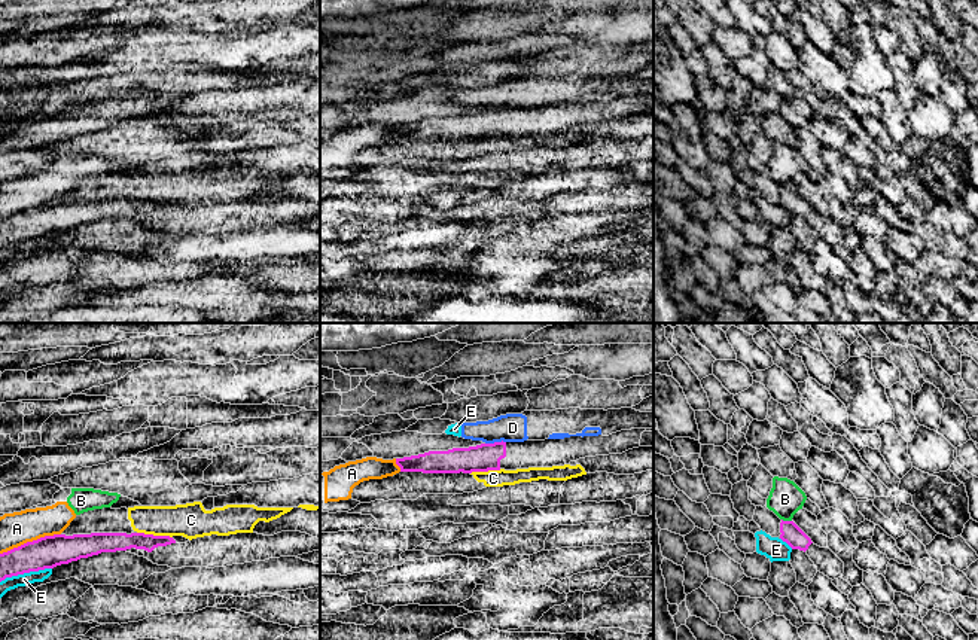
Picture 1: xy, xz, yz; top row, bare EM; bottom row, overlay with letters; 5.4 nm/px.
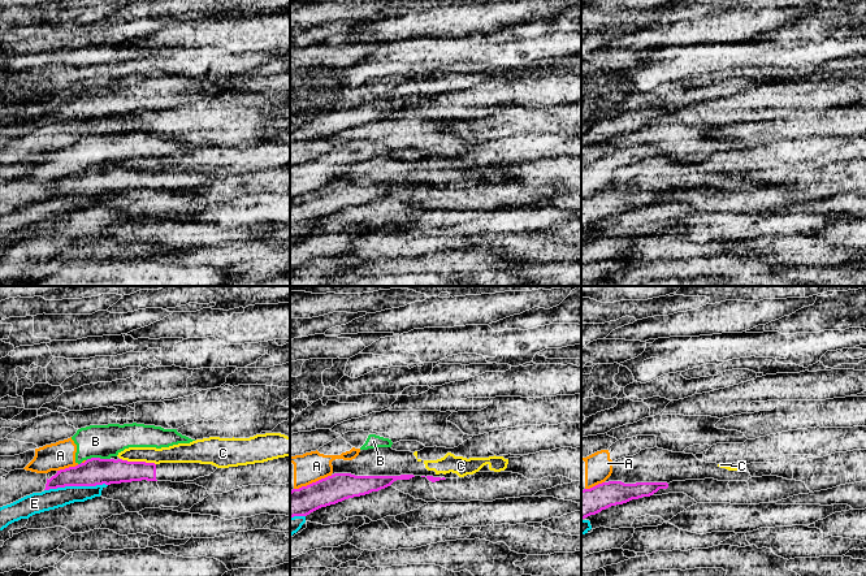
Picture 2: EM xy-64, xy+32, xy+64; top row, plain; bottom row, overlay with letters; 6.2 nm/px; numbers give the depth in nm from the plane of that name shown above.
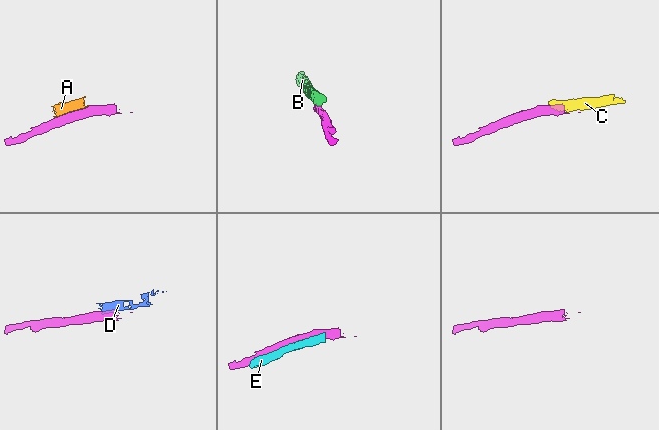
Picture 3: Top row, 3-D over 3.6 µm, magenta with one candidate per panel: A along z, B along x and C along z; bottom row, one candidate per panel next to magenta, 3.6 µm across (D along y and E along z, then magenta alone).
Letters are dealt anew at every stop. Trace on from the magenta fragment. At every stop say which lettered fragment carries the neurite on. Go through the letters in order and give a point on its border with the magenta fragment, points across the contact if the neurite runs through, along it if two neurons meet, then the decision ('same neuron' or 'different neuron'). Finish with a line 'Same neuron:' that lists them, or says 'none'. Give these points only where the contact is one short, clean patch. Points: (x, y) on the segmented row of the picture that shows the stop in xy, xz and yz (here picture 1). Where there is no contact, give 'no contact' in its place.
A: xy (30, 542) | along xy (60, 533), (27, 541), (0, 554) | different neuron
B: yz (786, 521) | different neuron
C: xy (155, 536) | along xy (137, 532), (171, 538) | different neuron
D: xz (494, 442) | along xz (505, 441), (486, 444) | different neuron
E: xy (26, 572) | different neuron
Same neuron: none

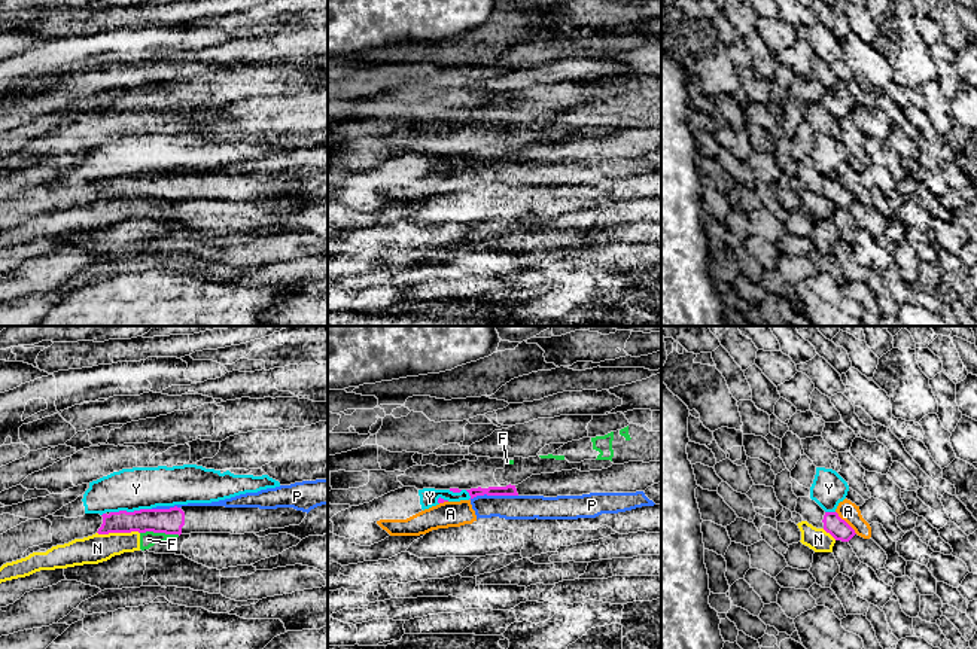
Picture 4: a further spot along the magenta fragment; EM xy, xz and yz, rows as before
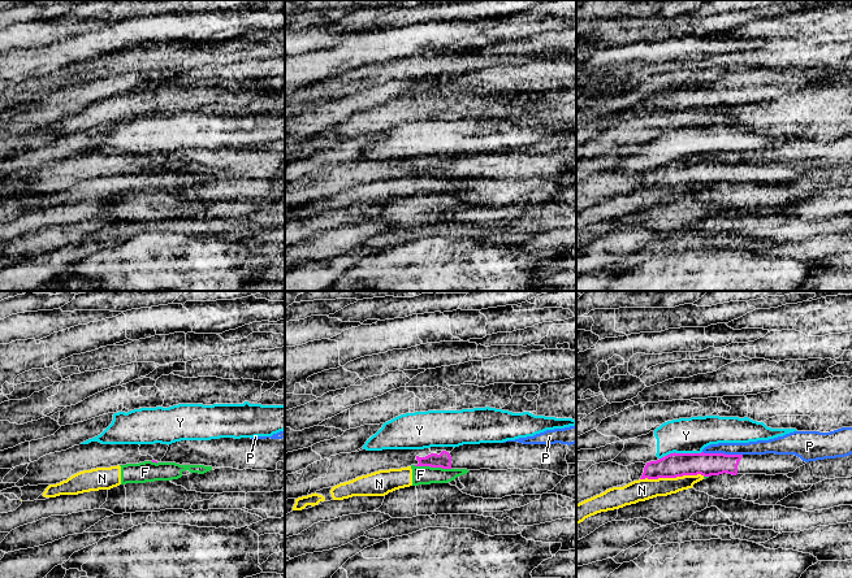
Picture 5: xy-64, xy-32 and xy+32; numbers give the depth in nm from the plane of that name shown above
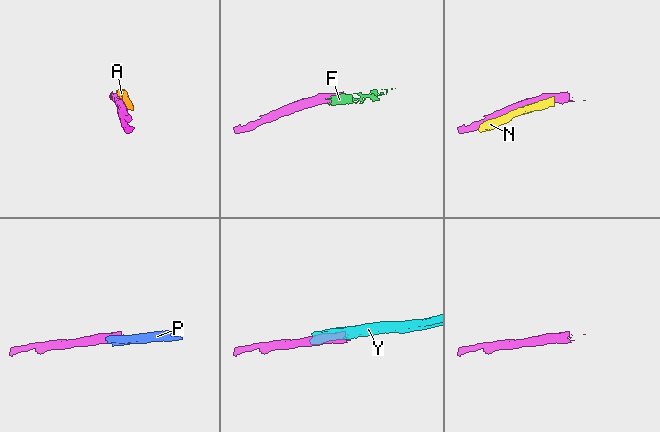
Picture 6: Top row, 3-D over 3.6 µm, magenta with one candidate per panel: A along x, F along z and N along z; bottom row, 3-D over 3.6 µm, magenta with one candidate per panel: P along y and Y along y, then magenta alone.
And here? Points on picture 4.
A: yz (846, 523) | different neuron
F: xy (160, 532) | along xy (140, 532), (179, 535) | different neuron
N: xy (118, 532) | different neuron
P: xz (493, 494) | along xz (517, 494), (477, 494), (469, 499) | different neuron
Y: xy (130, 512) | different neuron
Same neuron: none

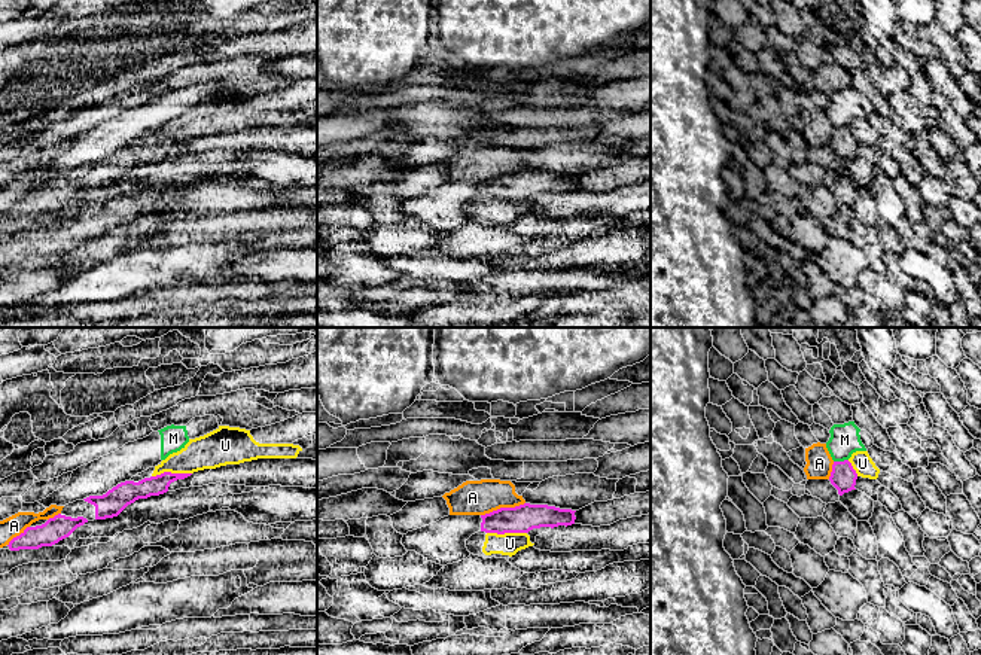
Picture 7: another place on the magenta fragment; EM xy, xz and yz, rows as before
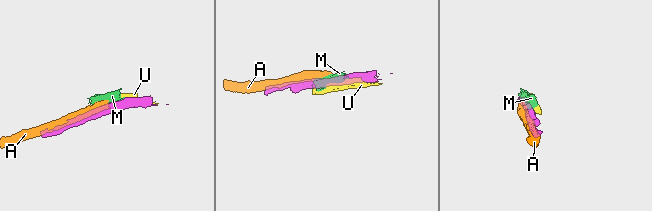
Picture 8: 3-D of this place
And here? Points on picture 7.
A: xz (502, 508) | different neuron
M: yz (840, 462) | along yz (847, 459), (834, 462) | different neuron
U: xy (170, 472) | different neuron
Same neuron: none

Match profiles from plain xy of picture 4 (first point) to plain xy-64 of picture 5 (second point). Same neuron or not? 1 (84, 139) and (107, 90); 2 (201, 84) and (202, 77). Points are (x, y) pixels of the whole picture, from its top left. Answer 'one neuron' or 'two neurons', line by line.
1: two neurons
2: one neuron

